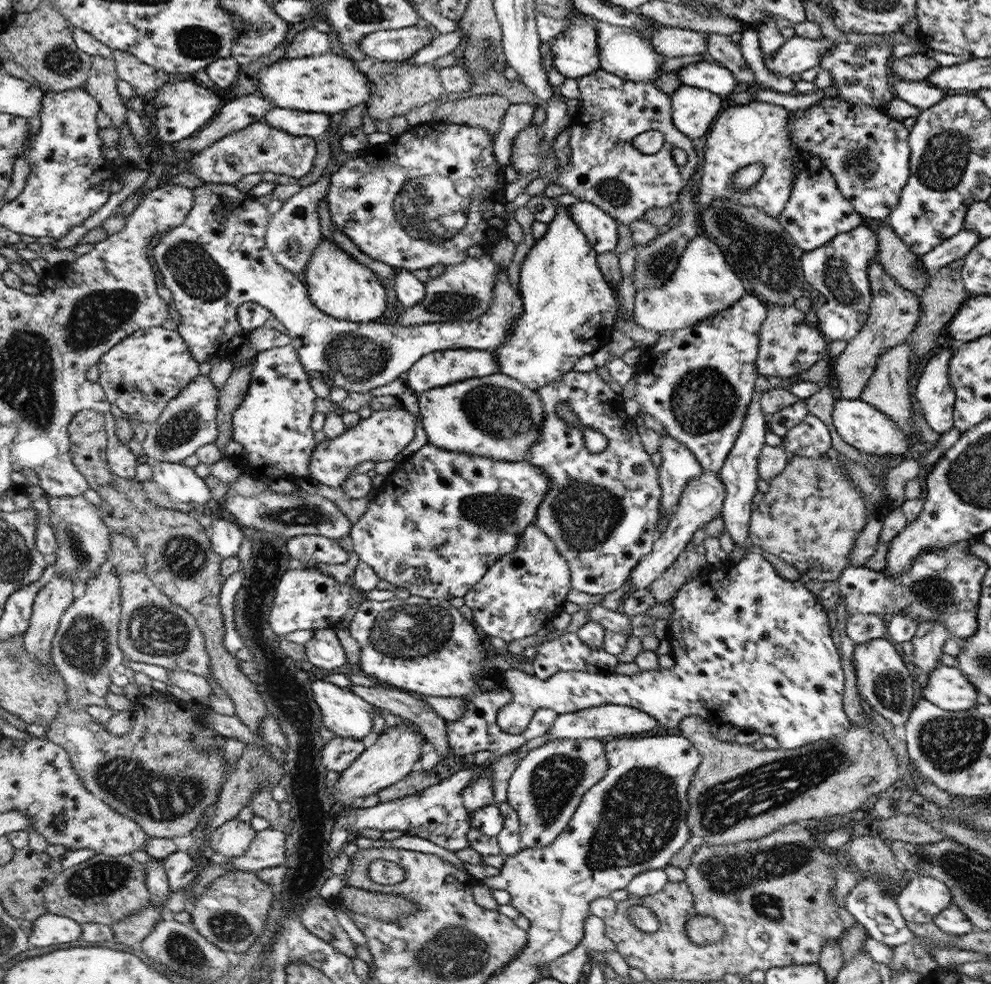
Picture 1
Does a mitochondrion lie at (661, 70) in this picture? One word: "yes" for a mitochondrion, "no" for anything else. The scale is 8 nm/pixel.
no

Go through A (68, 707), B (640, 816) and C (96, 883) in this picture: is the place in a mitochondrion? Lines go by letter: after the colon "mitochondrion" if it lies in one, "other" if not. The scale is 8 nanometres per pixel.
A: other
B: mitochondrion
C: mitochondrion

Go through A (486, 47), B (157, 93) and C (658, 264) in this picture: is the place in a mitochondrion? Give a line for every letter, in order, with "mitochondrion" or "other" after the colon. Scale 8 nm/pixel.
A: mitochondrion
B: other
C: mitochondrion

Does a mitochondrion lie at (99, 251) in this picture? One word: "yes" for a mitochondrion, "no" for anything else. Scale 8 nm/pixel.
no

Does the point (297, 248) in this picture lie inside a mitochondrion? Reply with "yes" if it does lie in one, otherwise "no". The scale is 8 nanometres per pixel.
yes

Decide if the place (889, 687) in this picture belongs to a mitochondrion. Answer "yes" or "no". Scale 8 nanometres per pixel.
yes

